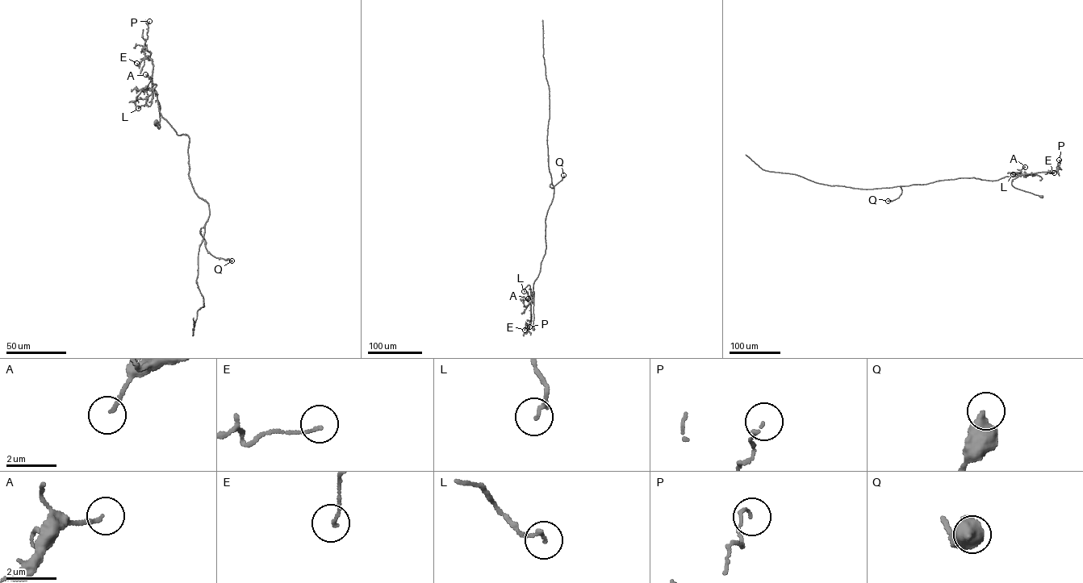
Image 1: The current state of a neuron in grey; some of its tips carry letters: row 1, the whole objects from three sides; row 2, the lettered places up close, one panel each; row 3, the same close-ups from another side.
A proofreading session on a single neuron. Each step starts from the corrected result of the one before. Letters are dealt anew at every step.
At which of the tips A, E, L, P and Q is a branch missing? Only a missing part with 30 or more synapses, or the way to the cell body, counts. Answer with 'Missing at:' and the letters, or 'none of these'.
Missing at: none of these

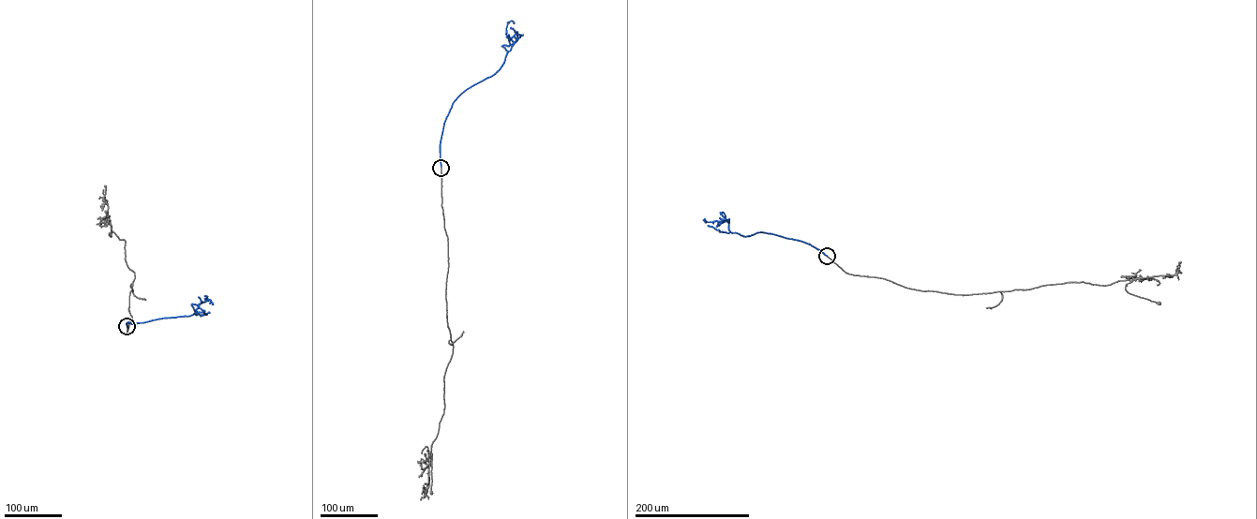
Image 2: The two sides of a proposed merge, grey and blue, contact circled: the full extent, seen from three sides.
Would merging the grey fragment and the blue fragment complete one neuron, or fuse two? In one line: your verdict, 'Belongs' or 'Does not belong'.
Does not belong

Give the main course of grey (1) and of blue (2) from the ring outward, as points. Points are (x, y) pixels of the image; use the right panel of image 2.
1: (827, 256), (849, 274), (922, 290), (969, 294), (1131, 280), (1127, 291), (1159, 303)
2: (827, 256), (799, 241), (761, 232), (745, 236), (732, 232), (729, 218), (728, 222), (704, 219), (706, 223)

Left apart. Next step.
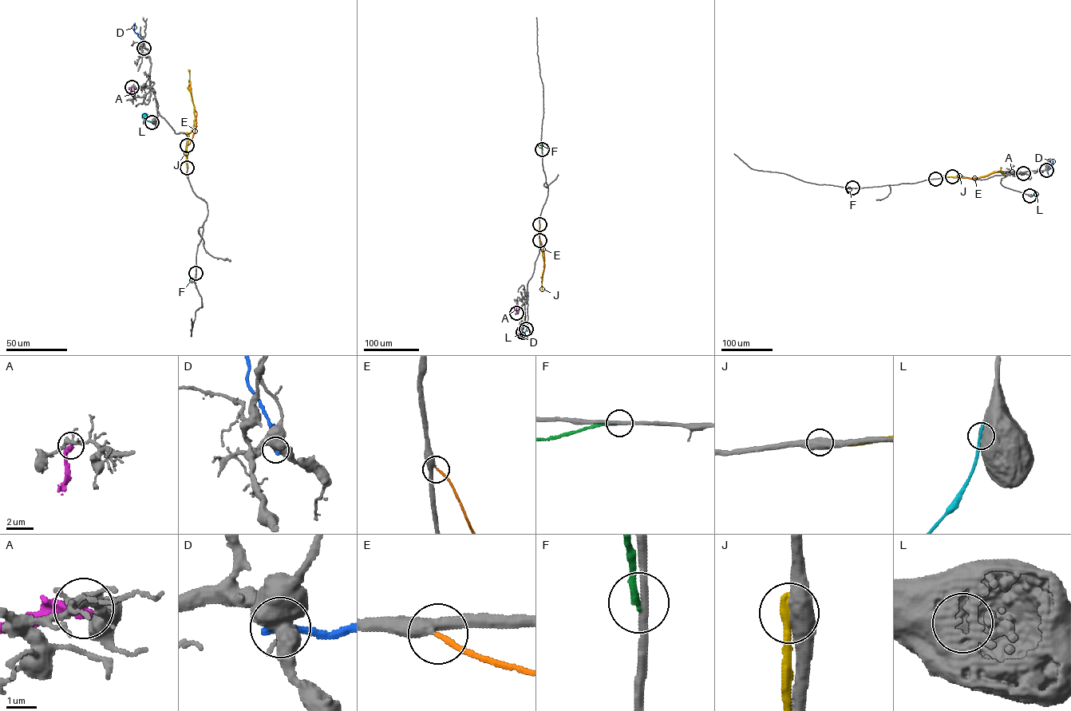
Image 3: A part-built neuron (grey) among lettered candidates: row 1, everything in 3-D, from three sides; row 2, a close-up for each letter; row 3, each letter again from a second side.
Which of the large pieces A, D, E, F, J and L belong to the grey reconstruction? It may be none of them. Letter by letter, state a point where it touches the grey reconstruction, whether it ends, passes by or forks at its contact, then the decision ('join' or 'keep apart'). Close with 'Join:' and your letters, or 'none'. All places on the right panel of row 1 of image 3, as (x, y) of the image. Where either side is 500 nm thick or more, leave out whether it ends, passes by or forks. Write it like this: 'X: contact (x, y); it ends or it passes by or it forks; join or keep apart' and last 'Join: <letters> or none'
A: contact (1023, 173); it ends; keep apart
D: contact (1046, 170); keep apart
E: contact (952, 176); it ends; join
F: contact (852, 187); it ends; keep apart
J: contact (935, 179); keep apart
L: contact (1029, 195); keep apart
Join: E

